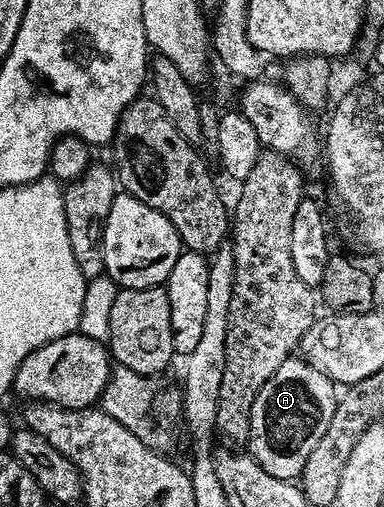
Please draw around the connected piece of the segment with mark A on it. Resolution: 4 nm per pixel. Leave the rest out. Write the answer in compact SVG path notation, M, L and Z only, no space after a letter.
M301 357L286 358L254 397L250 409L250 457L258 461L268 476L297 479L308 456L312 456L312 448L316 448L320 436L328 429L337 403L336 383L327 374Z

